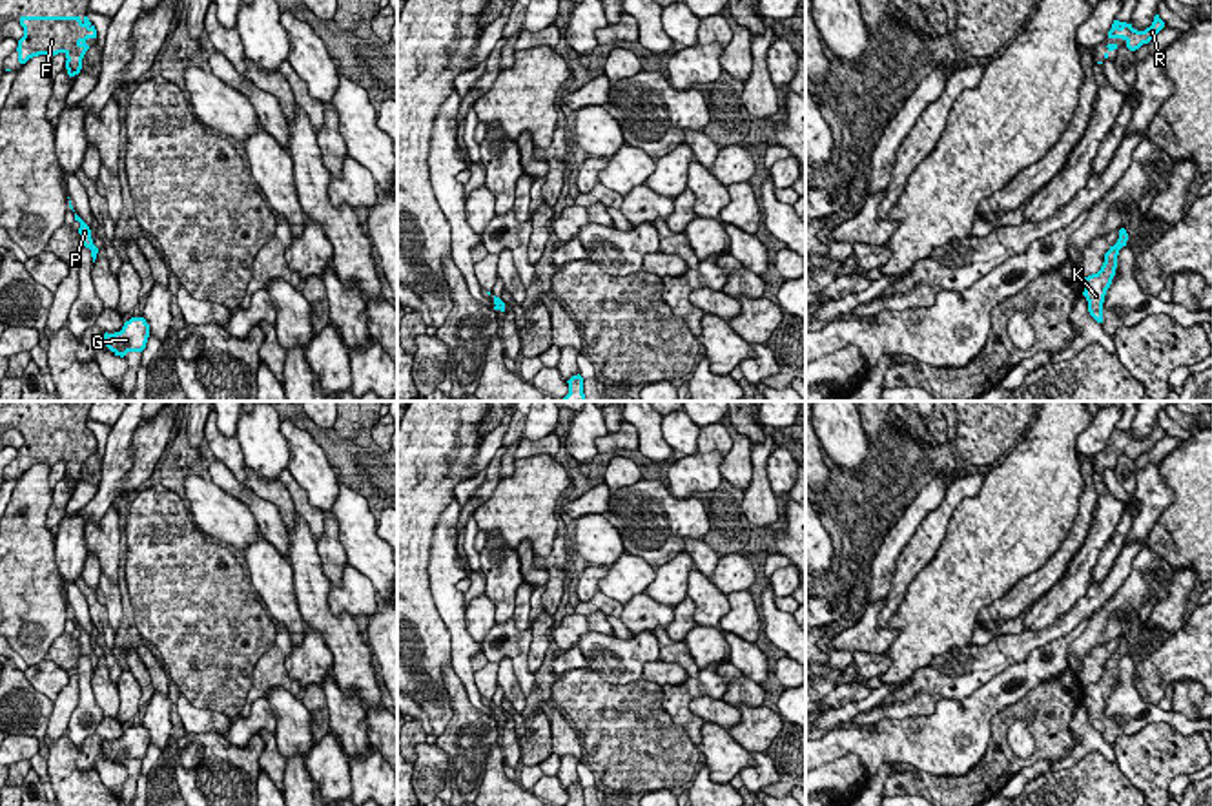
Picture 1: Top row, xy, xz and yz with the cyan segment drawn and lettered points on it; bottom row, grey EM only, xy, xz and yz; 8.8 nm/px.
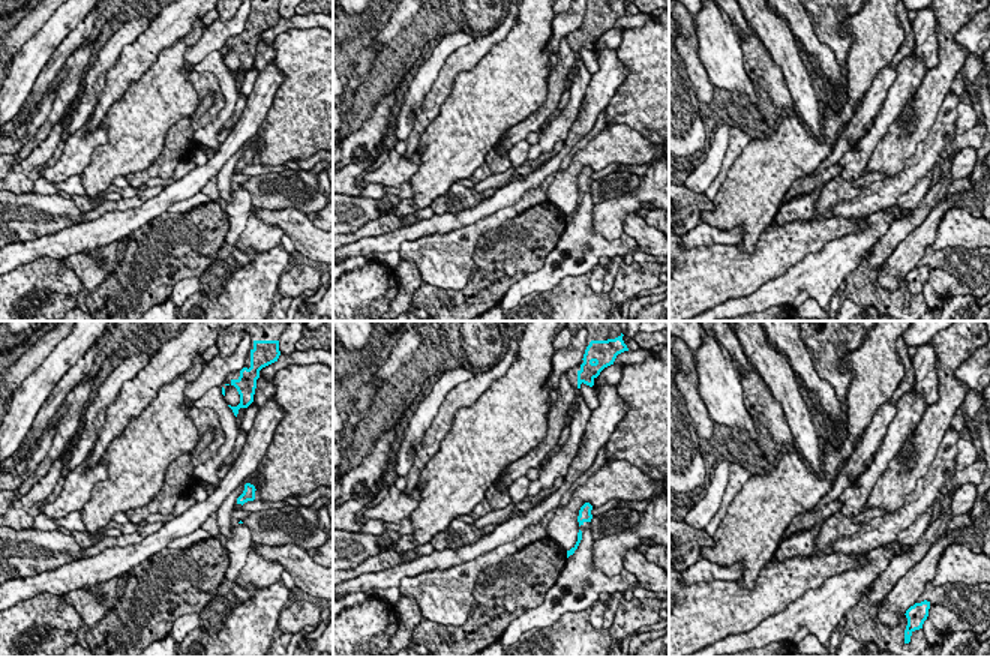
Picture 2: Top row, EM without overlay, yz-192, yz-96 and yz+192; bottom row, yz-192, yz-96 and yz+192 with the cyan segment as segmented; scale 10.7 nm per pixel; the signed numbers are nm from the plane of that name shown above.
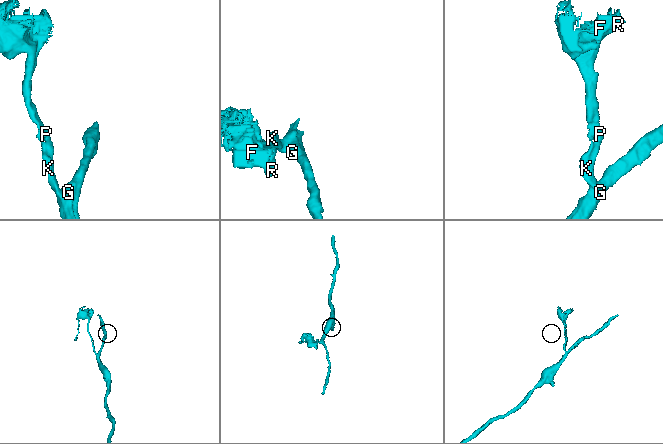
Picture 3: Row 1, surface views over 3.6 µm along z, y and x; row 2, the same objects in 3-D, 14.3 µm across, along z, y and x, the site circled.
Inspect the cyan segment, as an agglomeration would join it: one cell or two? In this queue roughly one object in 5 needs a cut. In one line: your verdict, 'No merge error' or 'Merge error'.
No merge error

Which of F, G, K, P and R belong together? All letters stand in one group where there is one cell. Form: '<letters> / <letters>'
F G K P R

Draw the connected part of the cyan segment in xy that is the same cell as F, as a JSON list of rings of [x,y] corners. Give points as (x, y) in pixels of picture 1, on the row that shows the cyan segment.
[[[20,16],[24,36],[18,40],[18,62],[46,55],[66,55],[66,69],[75,77],[82,69],[82,58],[89,46],[87,38],[97,38],[97,29],[87,16]]]

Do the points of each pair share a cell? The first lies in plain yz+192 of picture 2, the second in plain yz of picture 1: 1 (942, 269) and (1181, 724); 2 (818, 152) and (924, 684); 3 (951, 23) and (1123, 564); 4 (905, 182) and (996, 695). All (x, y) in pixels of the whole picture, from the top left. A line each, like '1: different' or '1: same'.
1: different
2: different
3: different
4: same

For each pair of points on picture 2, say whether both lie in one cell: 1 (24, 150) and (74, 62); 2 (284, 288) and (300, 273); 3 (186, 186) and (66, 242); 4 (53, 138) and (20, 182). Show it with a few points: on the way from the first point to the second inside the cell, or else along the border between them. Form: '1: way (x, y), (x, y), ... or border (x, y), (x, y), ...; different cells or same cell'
1: way (45, 128), (53, 119), (68, 84); same cell
2: way (288, 285), (296, 278); same cell
3: way (156, 206), (123, 224), (96, 233); same cell
4: way (44, 149), (21, 171); same cell

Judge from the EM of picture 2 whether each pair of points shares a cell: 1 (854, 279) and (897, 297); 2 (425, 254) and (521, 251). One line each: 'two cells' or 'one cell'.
1: one cell
2: two cells

